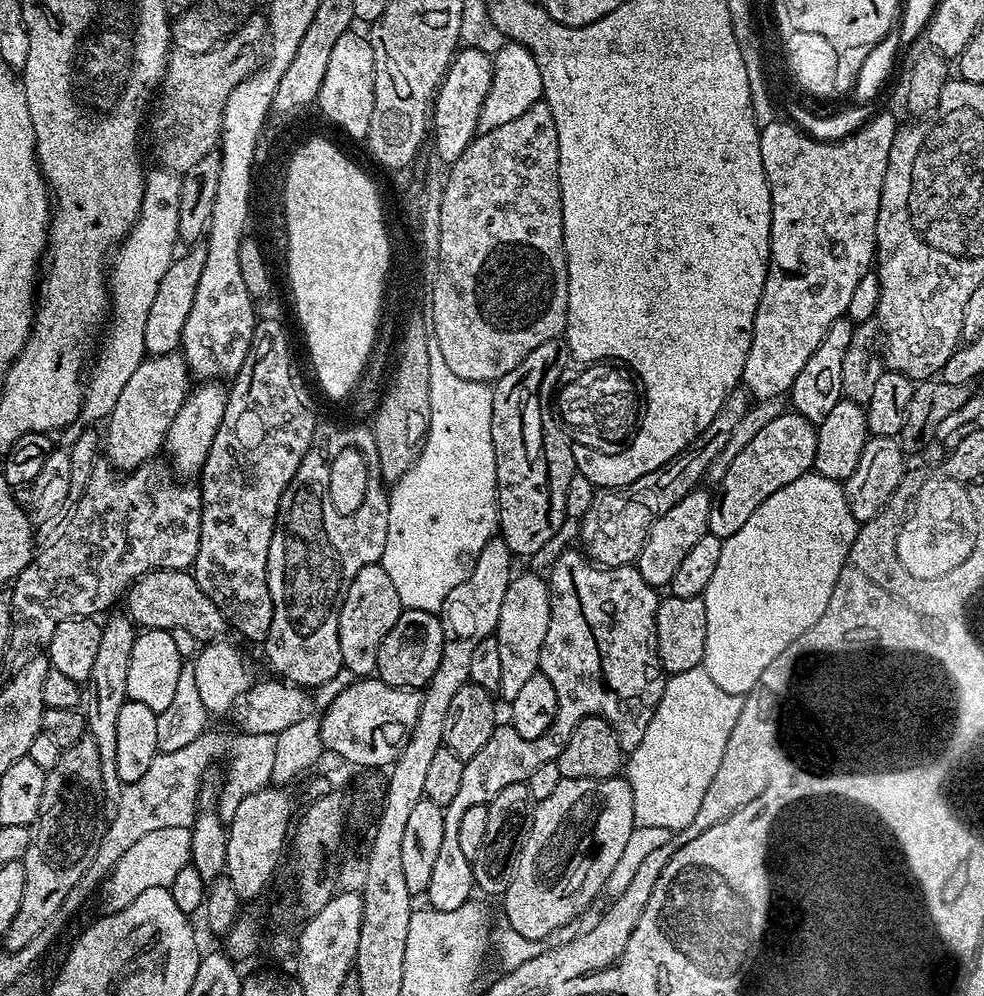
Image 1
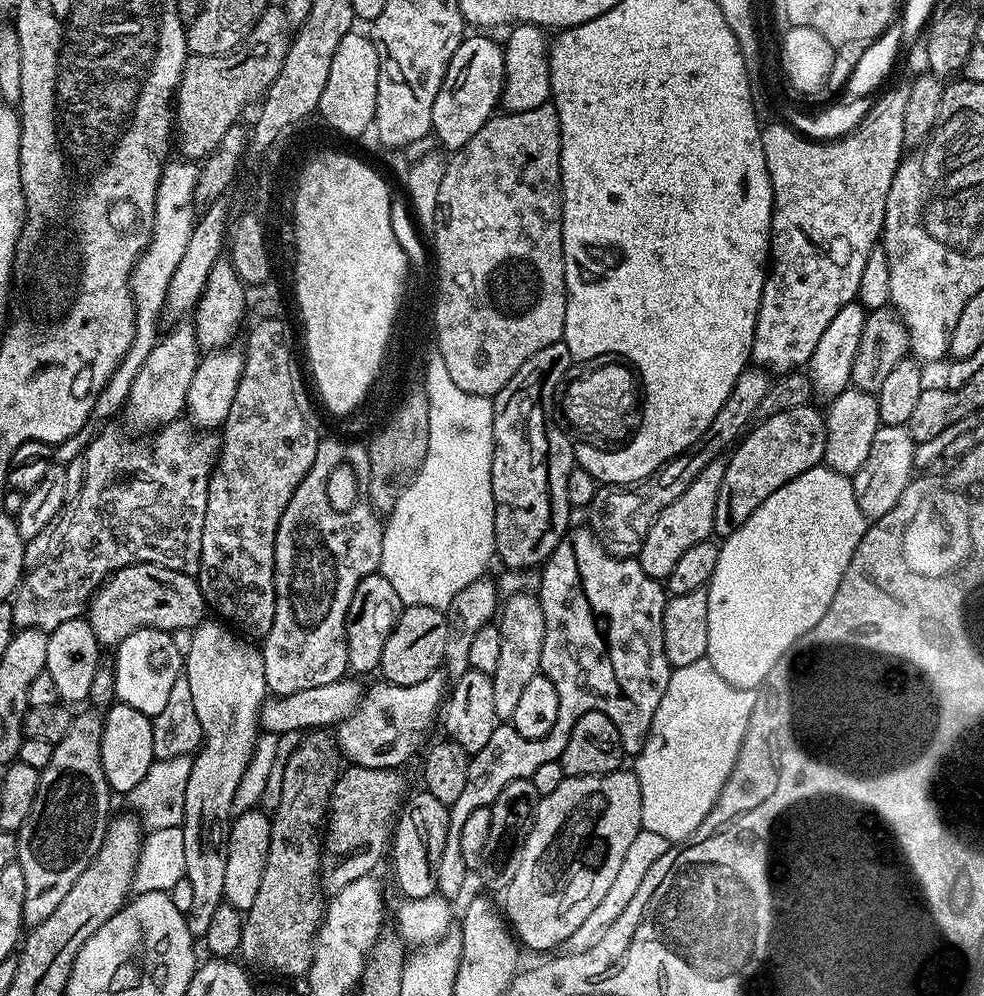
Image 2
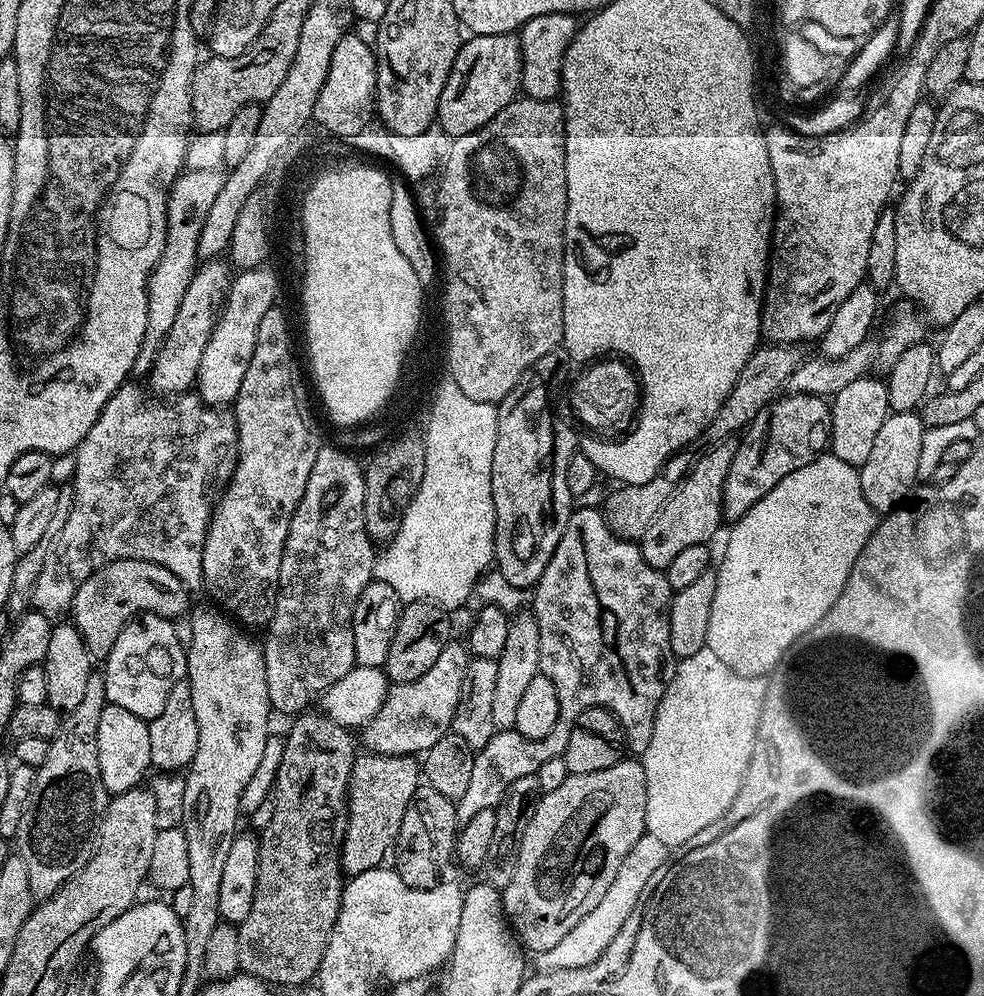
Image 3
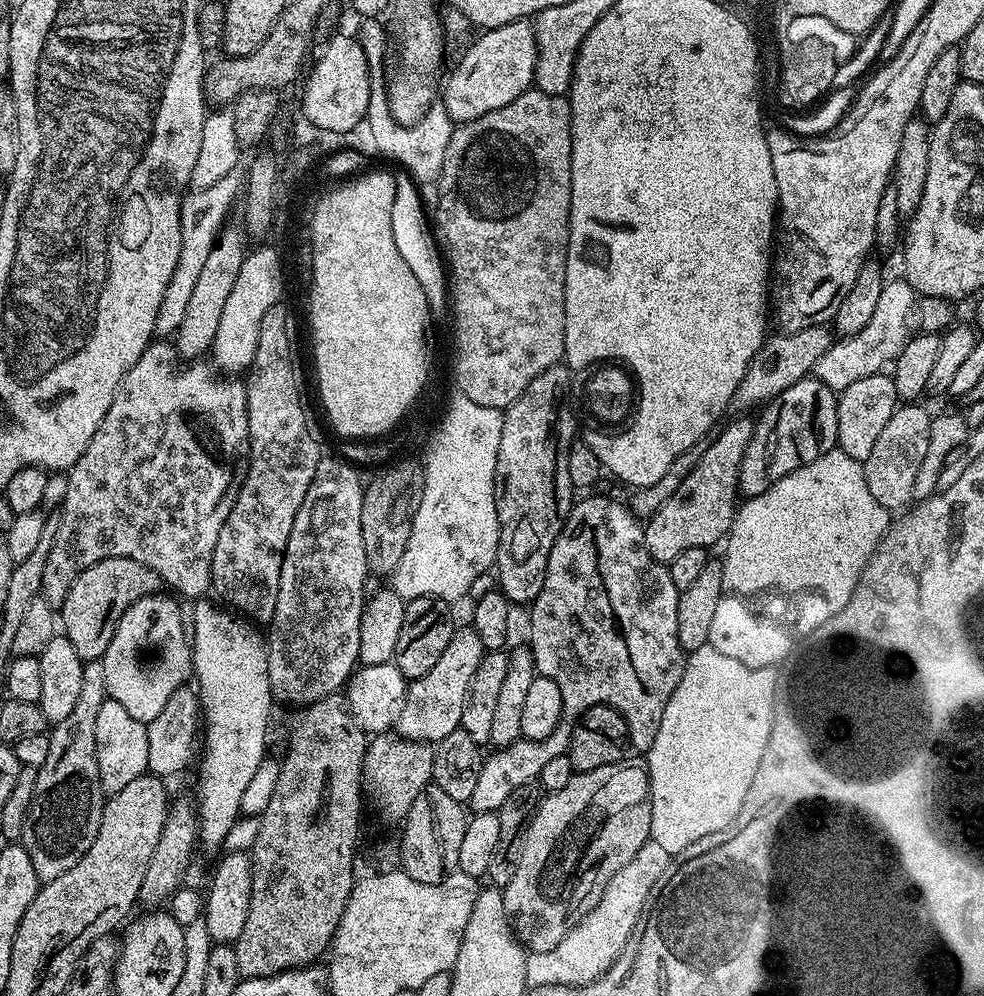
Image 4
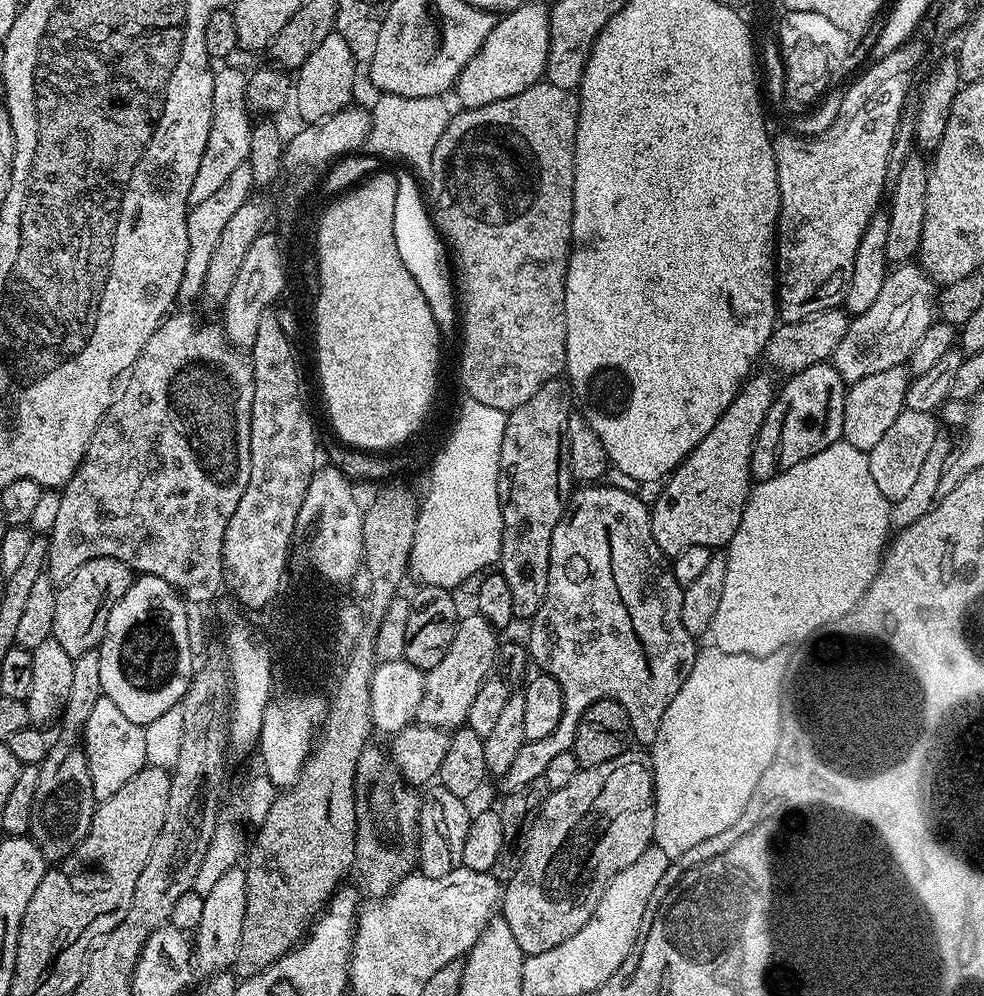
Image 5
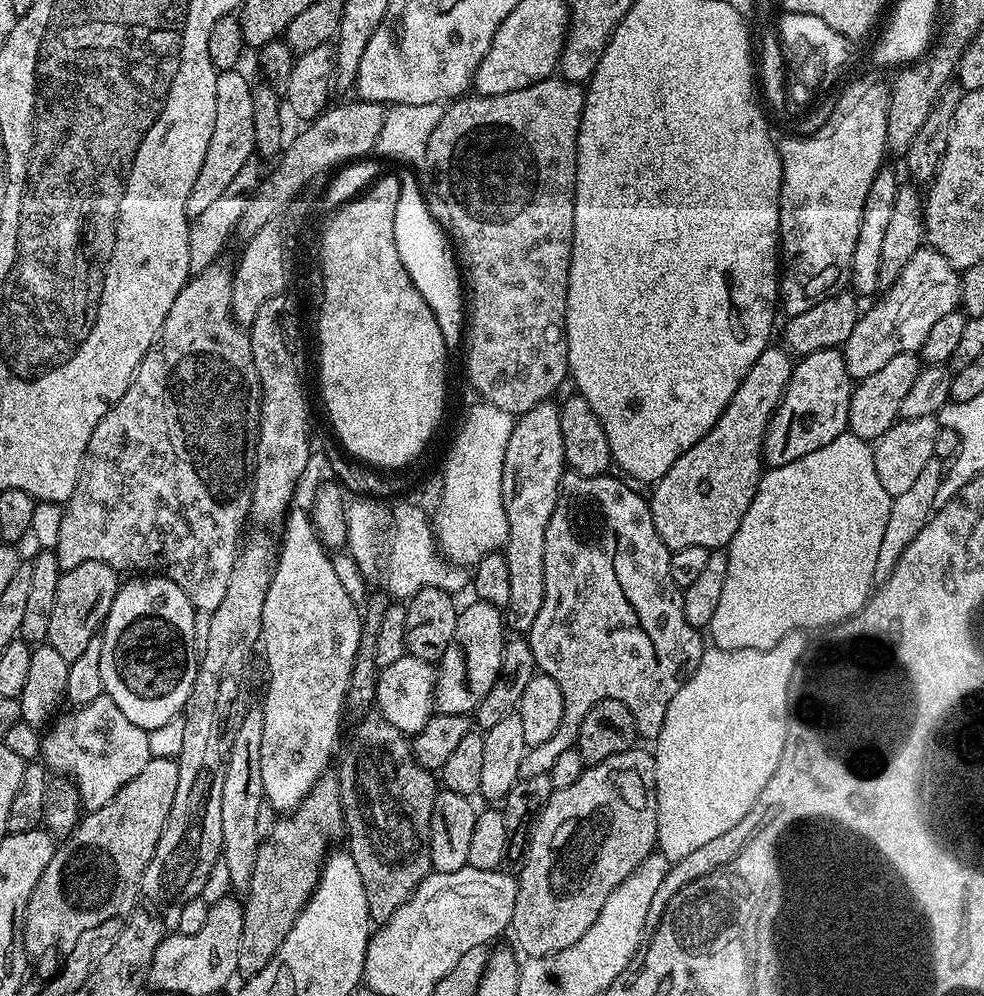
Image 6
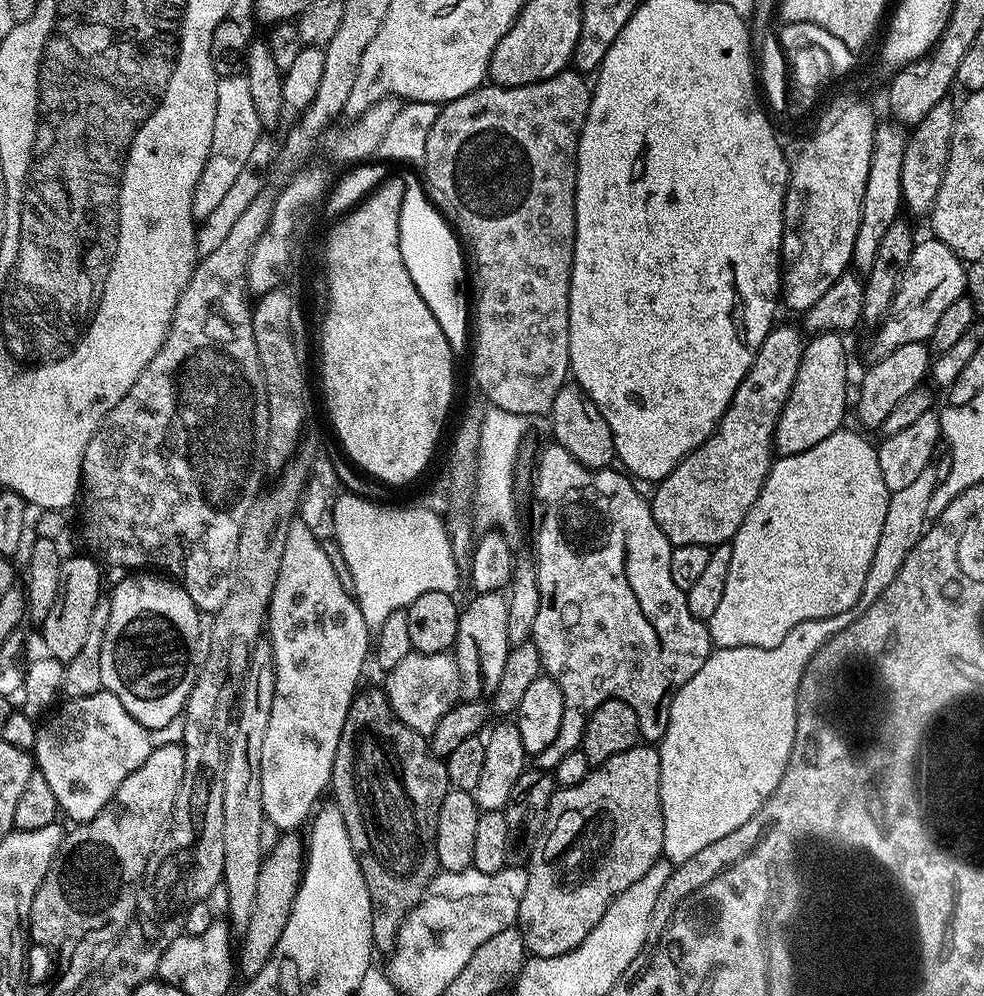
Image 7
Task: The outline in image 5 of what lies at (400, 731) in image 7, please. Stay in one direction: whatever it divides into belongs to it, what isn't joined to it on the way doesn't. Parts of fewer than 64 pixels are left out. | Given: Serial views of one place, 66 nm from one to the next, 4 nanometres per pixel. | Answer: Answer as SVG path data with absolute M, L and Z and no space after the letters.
M375 746L362 750L356 767L356 863L355 871L360 871L364 879L363 891L372 898L383 898L402 882L402 878L413 875L418 864L420 842L420 801L421 793L401 776L392 763L389 753Z

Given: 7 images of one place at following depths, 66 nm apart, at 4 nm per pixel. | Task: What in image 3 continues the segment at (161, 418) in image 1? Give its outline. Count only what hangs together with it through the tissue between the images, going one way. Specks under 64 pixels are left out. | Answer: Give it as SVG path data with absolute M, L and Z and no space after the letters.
M224 258L205 260L193 272L192 281L186 286L186 294L182 294L178 314L170 325L170 334L166 334L164 344L152 363L151 391L157 397L172 398L177 394L187 393L195 385L198 366L202 366L202 350L206 350L206 342L210 342L210 334L214 330L233 279L233 269Z

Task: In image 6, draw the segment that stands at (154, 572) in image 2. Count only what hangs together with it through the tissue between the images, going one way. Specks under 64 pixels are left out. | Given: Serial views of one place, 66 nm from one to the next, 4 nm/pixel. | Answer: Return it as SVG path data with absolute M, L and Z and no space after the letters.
M97 560L82 562L61 571L46 644L58 650L66 661L79 658L86 651L86 642L90 642L90 638L94 638L103 629L104 619L108 617L110 606L122 583L121 577L116 576L119 576L117 569Z

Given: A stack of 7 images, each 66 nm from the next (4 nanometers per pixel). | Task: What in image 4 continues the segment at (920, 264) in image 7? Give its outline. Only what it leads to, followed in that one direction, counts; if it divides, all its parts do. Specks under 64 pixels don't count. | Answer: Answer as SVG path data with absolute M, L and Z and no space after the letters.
M892 279L885 283L882 295L878 298L869 323L860 332L833 341L833 344L822 358L815 364L812 374L824 385L830 386L838 394L853 382L861 378L872 377L883 371L886 364L891 365L901 354L903 348L912 338L915 325L915 308L917 295L905 279Z

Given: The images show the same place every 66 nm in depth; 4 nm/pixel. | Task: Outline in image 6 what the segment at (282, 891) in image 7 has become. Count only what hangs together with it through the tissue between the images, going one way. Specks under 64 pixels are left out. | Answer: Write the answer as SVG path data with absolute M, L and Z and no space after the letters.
M325 774L320 781L306 794L304 801L291 812L281 815L276 821L274 830L260 841L258 858L254 862L254 874L251 884L246 889L249 900L243 901L244 925L242 926L242 942L238 946L238 972L241 977L247 978L258 974L274 958L278 946L290 934L294 922L299 918L300 911L314 894L320 884L320 872L324 868L324 861L330 855L332 843L343 837L346 832L344 810L340 801L340 782L335 775Z

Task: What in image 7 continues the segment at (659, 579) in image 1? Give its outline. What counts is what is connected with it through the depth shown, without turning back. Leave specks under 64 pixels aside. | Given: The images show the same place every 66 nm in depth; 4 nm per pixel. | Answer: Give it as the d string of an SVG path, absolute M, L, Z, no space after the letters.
M777 323L768 331L746 378L742 378L738 390L734 390L732 404L724 411L724 417L716 425L711 438L689 454L666 479L656 484L656 493L650 499L654 522L658 522L662 534L666 534L672 545L727 544L742 526L750 506L754 506L772 468L776 423L790 398L790 390L798 378L798 366L802 362L806 336L797 328L792 324Z

